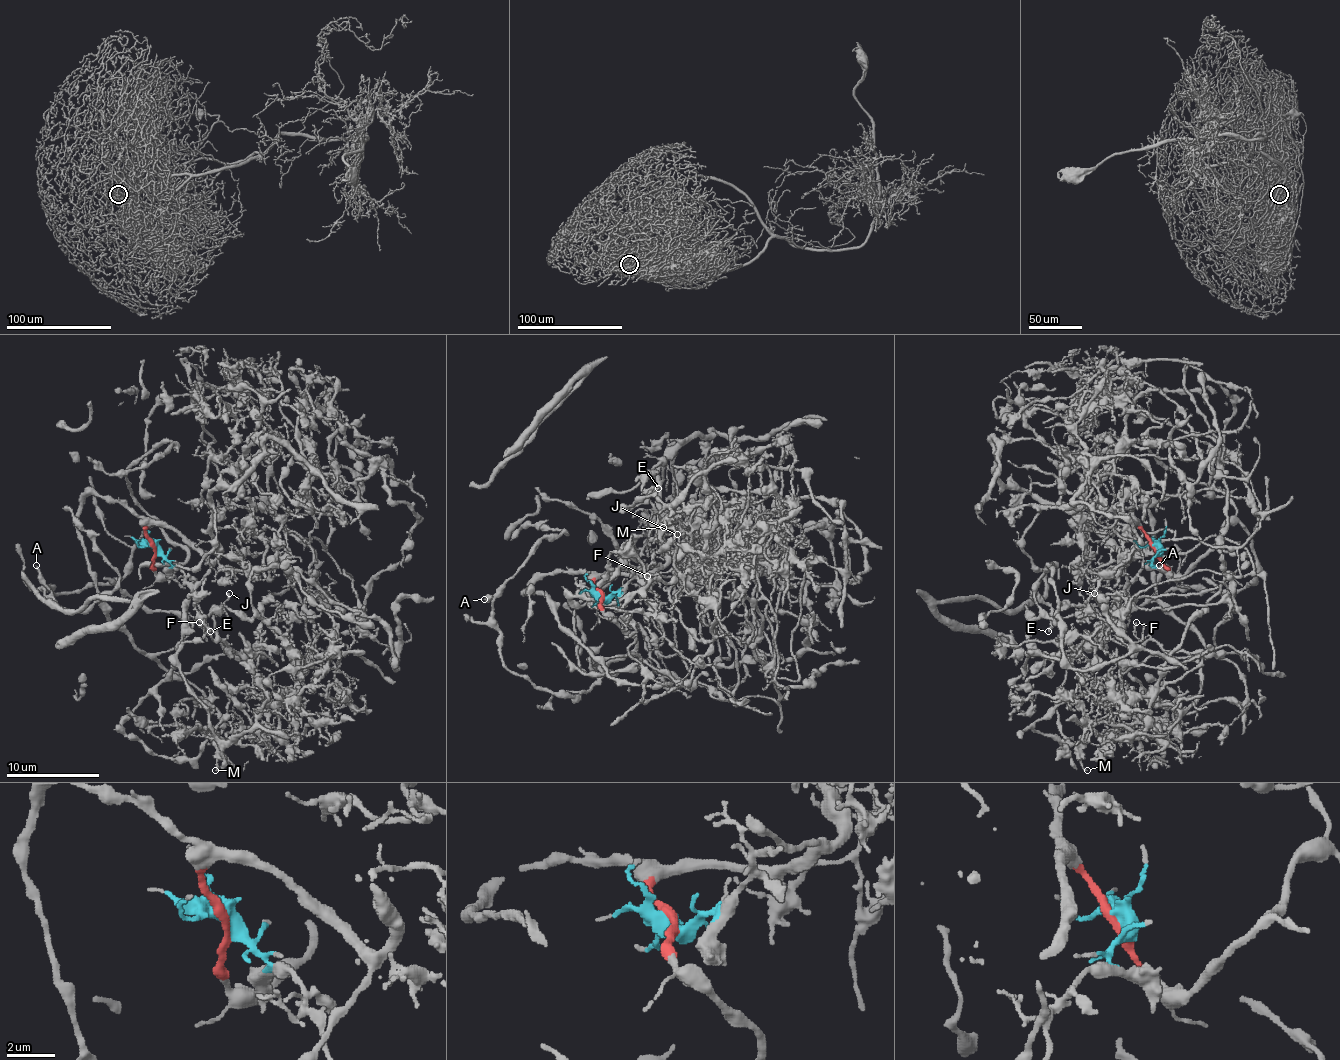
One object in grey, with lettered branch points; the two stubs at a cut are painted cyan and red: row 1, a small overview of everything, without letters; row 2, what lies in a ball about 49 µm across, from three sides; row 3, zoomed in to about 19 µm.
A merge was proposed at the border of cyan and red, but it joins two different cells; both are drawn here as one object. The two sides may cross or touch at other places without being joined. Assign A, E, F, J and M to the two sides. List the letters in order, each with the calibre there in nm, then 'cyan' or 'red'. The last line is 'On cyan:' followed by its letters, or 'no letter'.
A: calibre 160 nm; red
E: calibre 180 nm; cyan
F: calibre 100 nm; cyan
J: calibre 110 nm; cyan
M: calibre 160 nm; cyan
On cyan: E, F, J, M

